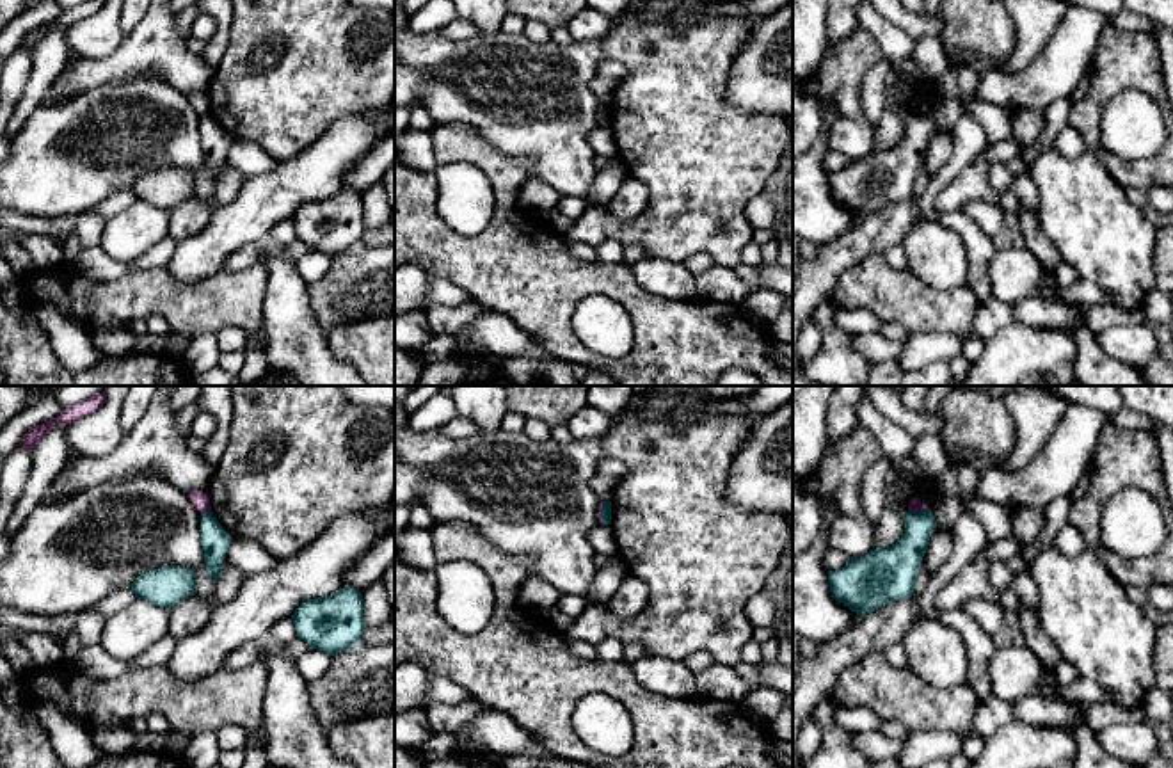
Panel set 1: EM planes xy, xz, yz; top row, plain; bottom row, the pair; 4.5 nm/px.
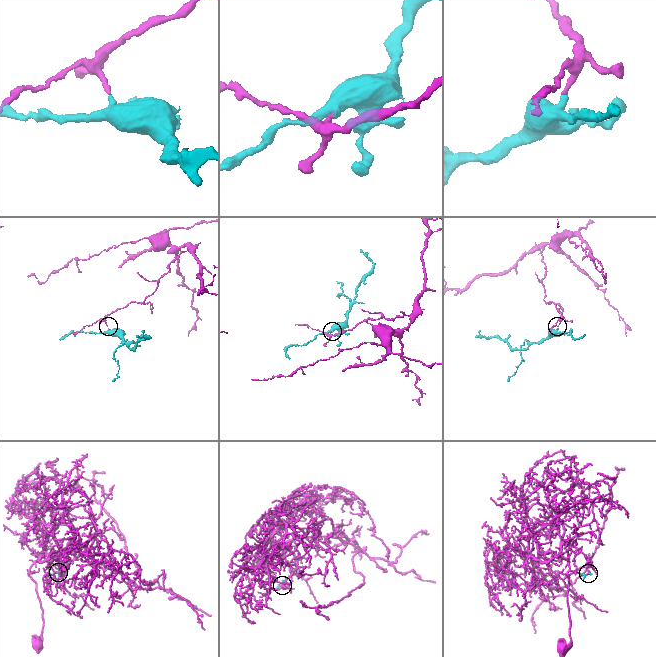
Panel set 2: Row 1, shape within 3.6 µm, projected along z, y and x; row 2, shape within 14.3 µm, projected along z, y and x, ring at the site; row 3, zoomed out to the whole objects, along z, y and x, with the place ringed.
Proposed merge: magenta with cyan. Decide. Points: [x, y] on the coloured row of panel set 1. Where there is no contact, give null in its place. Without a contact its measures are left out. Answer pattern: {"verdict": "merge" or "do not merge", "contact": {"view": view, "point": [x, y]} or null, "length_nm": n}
{"verdict": "do not merge", "contact": {"view": "yz", "point": [919, 511]}, "length_nm": 100}

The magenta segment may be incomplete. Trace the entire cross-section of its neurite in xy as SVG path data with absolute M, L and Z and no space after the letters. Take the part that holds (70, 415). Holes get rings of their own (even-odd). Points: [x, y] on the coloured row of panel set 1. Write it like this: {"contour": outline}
{"contour": "M101 391L84 402L78 402L71 407L62 409L62 412L57 418L30 428L20 441L20 446L23 446L25 450L30 452L44 436L48 436L52 432L52 428L55 425L59 425L59 423L71 425L76 420L82 420L82 418L96 412L105 404L105 398L107 398L107 395L105 395L105 391Z"}

